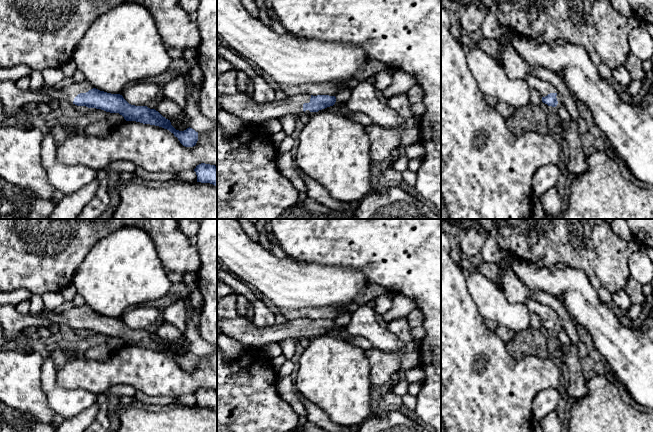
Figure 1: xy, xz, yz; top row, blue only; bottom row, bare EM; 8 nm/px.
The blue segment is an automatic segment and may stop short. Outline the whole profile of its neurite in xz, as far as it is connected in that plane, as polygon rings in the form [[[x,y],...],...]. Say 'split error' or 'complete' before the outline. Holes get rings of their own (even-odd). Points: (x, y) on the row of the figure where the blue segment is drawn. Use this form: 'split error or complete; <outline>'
split error; [[[235,69],[219,74],[217,78],[217,103],[226,112],[240,118],[244,124],[261,124],[268,119],[280,118],[288,114],[299,116],[301,114],[308,114],[309,112],[318,112],[319,110],[333,106],[336,102],[335,96],[299,94],[290,96],[283,101],[257,103],[245,93],[238,91],[236,76],[237,71]]]

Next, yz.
split error; [[[528,75],[525,80],[531,89],[540,93],[543,103],[552,107],[557,106],[561,100],[561,95],[553,84],[534,75]]]

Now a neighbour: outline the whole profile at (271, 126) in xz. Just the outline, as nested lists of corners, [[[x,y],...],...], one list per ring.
[[[271,118],[268,119],[266,121],[264,121],[263,123],[261,123],[261,126],[263,128],[263,130],[270,134],[271,136],[273,134],[276,134],[280,131],[282,131],[282,124],[279,118]]]

